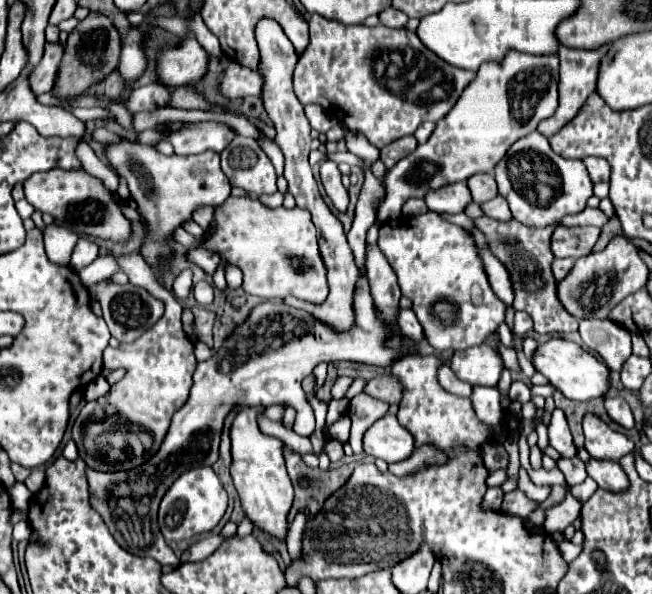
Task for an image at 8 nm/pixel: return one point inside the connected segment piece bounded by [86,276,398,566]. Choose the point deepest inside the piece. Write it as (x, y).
(265, 360)

